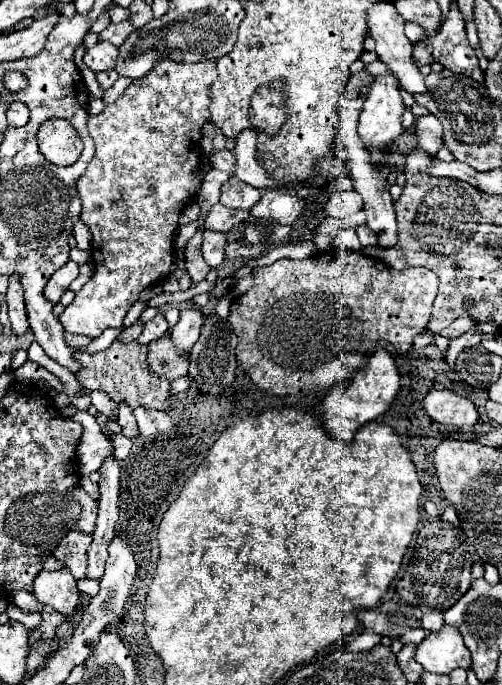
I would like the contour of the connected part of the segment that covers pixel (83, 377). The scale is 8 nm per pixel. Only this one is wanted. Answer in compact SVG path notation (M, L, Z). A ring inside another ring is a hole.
M116 340L104 352L96 352L96 354L76 352L76 358L82 362L80 376L76 376L76 378L84 388L102 390L114 402L126 402L130 408L146 406L146 408L156 408L156 410L168 410L172 406L170 380L160 380L158 376L152 376L152 372L148 372L146 346L142 346L138 342L122 344Z

